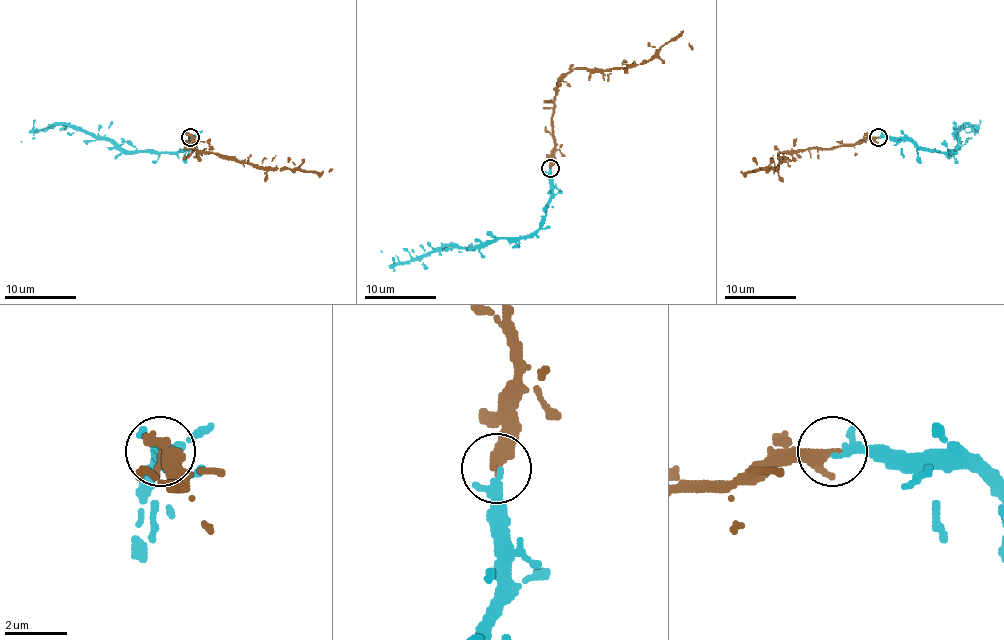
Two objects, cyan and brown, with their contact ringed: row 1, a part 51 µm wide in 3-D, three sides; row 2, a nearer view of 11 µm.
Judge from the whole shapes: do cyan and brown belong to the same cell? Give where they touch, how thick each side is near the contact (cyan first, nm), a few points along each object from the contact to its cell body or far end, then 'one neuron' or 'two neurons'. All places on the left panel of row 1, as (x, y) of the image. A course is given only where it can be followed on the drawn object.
place (190, 137); calibres 190 and 440 nm; course cyan (191, 138), (184, 149), (170, 152), (127, 152), (64, 124), (39, 129), (34, 138), (21, 142); course brown (189, 136), (195, 143), (191, 149), (233, 156), (259, 167), (279, 170), (301, 168), (320, 174), (333, 168); one neuron

